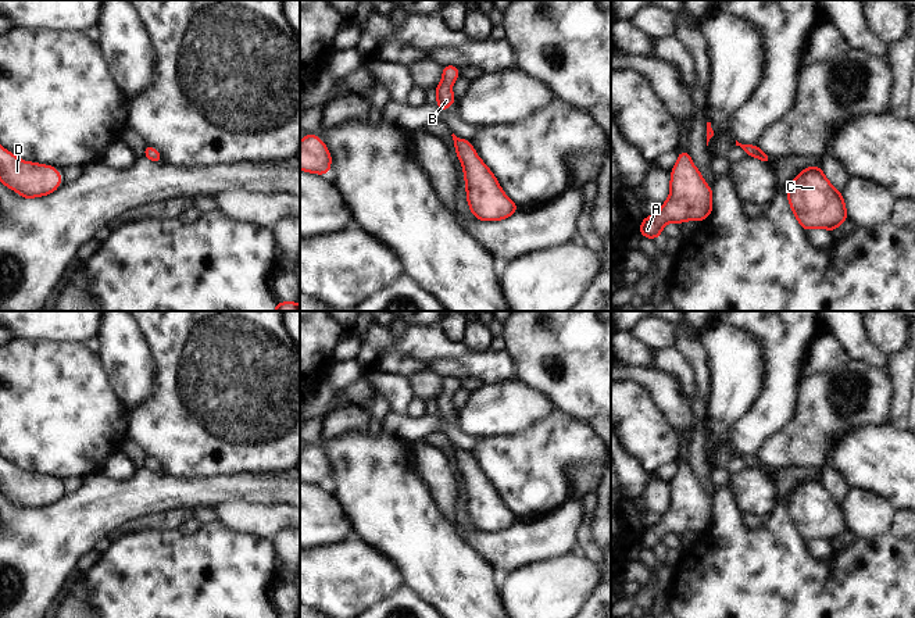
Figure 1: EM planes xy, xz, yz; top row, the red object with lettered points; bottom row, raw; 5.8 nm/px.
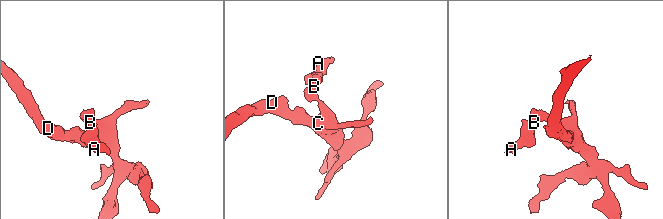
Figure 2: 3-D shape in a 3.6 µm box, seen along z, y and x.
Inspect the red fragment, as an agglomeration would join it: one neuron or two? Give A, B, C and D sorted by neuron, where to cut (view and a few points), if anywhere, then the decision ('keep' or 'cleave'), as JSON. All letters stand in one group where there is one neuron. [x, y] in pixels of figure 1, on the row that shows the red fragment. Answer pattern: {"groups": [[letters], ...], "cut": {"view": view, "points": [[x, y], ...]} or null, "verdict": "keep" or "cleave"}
{"groups": [["A", "B", "C", "D"]], "cut": null, "verdict": "keep"}

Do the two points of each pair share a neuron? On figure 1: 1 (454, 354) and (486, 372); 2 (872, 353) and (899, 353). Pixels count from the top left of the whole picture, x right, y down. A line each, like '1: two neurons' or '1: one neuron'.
1: one neuron
2: two neurons

